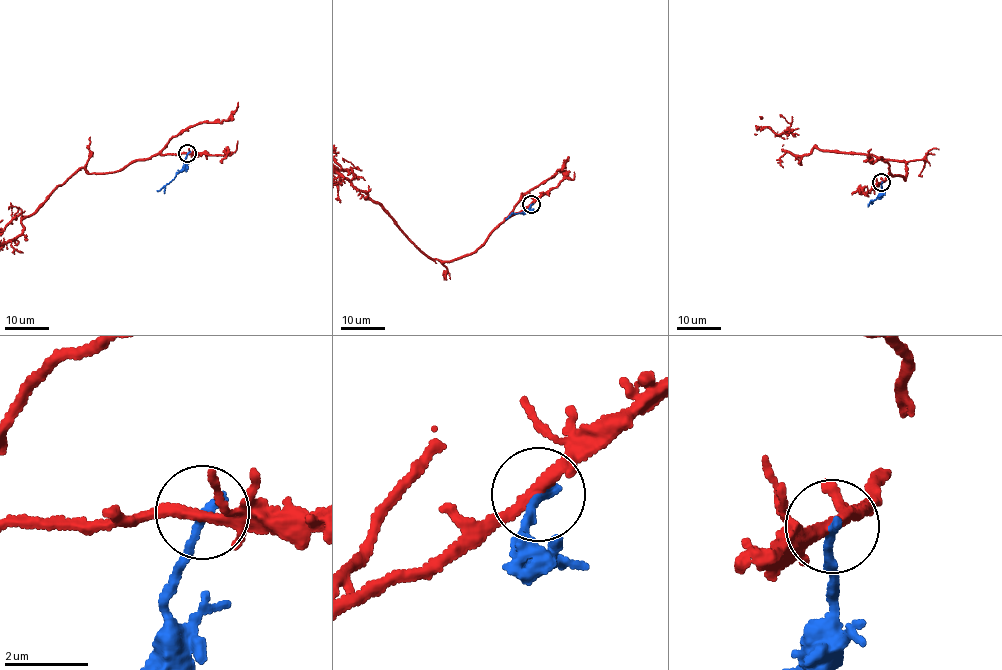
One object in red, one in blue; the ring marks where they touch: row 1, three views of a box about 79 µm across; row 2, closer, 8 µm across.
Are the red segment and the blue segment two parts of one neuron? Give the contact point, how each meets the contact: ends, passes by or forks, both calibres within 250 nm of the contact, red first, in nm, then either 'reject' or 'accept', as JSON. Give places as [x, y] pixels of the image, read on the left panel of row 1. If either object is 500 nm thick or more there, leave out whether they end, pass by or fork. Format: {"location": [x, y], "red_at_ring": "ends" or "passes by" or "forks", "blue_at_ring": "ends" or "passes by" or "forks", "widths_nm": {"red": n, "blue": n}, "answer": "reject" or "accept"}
{"location": [187, 153], "red_at_ring": "passes by", "blue_at_ring": "ends", "widths_nm": {"red": 240, "blue": 240}, "answer": "reject"}

